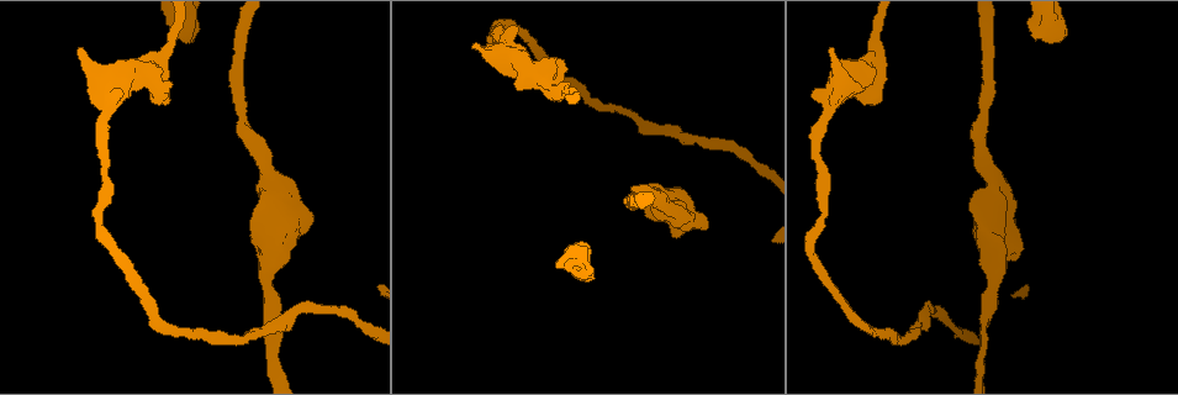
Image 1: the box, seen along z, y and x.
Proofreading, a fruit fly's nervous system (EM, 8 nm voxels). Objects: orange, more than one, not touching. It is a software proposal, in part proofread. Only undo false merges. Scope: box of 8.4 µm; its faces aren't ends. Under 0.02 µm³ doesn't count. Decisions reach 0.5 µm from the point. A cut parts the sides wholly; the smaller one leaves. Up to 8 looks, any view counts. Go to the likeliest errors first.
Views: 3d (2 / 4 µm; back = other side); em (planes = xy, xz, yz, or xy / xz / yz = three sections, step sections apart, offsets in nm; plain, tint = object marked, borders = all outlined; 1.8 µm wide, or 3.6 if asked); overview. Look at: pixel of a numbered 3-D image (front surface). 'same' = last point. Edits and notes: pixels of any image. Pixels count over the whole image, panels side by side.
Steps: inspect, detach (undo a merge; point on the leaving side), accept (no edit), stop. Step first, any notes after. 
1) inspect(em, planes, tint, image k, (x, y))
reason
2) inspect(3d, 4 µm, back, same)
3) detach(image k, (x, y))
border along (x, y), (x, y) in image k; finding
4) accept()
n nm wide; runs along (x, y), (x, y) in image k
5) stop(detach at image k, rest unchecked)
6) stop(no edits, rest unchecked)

inspect(3d, 2 µm, back, image 1, (553, 90))
three arms meet

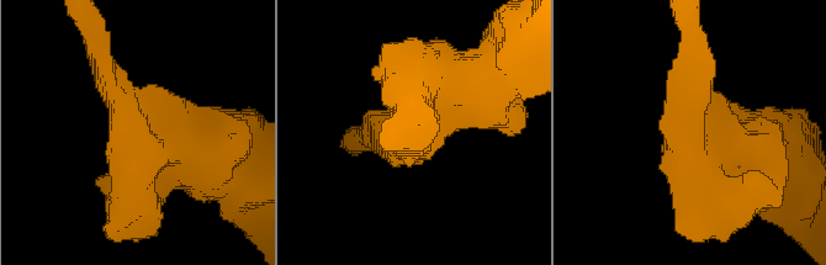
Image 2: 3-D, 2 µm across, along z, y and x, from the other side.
inspect(em, xy, step 8, tint, image 2, (418, 130))
need the tissue

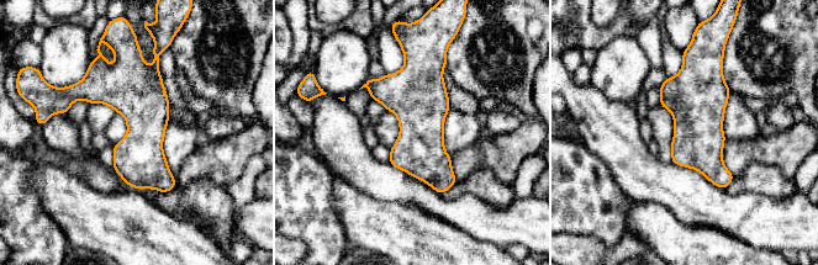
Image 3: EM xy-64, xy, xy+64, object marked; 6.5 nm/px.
accept()
300 nm wide; all the same neuron

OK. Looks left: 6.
inspect(3d, 4 µm, image 1, (821, 214))
thin neck

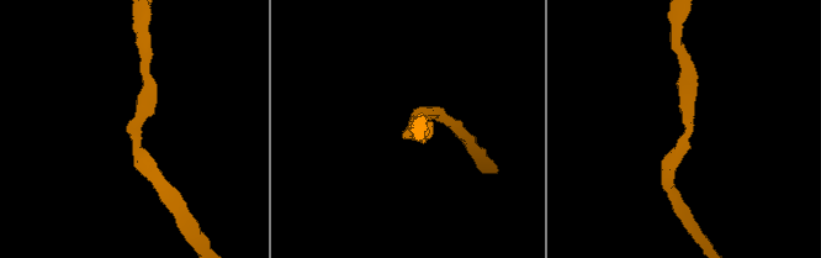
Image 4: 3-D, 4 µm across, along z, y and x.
inspect(em, planes, tint, image 4, (686, 130))
arms of 190, 200 nm

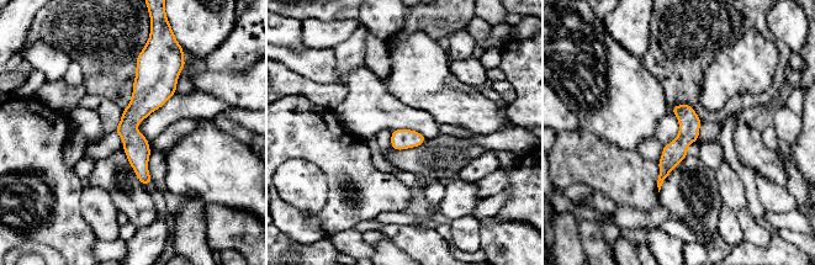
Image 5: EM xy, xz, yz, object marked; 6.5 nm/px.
accept()
runs along (142, 58), (131, 136), (146, 181) in image 5; continuous, no second neuron

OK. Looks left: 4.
inspect(3d, 4 µm, image 1, (269, 261))
calibre changes

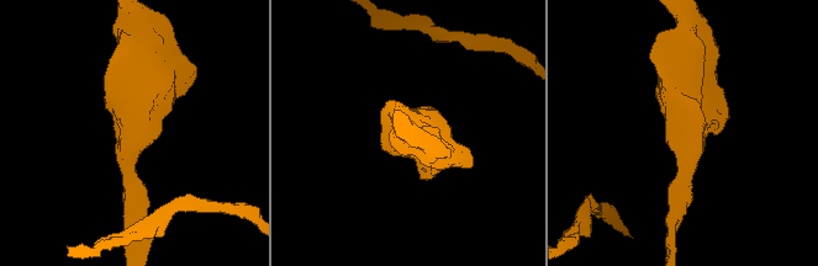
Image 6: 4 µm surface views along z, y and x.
inspect(em, 3.6 µm, planes, plain, image 6, (685, 139))
arms of 280, 650 nm

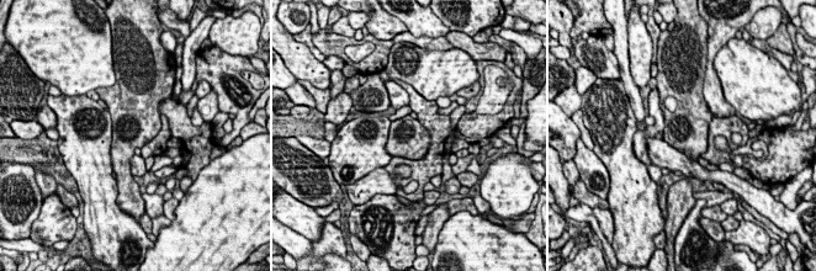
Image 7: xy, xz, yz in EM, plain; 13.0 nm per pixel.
inspect(em, 3.6 µm, planes, tint, same)

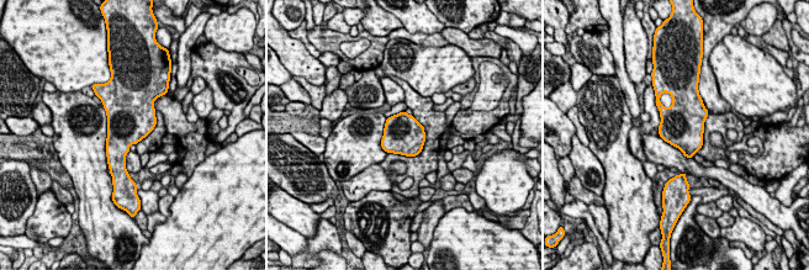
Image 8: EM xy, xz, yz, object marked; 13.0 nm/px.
accept()
one neuron here

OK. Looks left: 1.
stop(no edits, rest unchecked)

